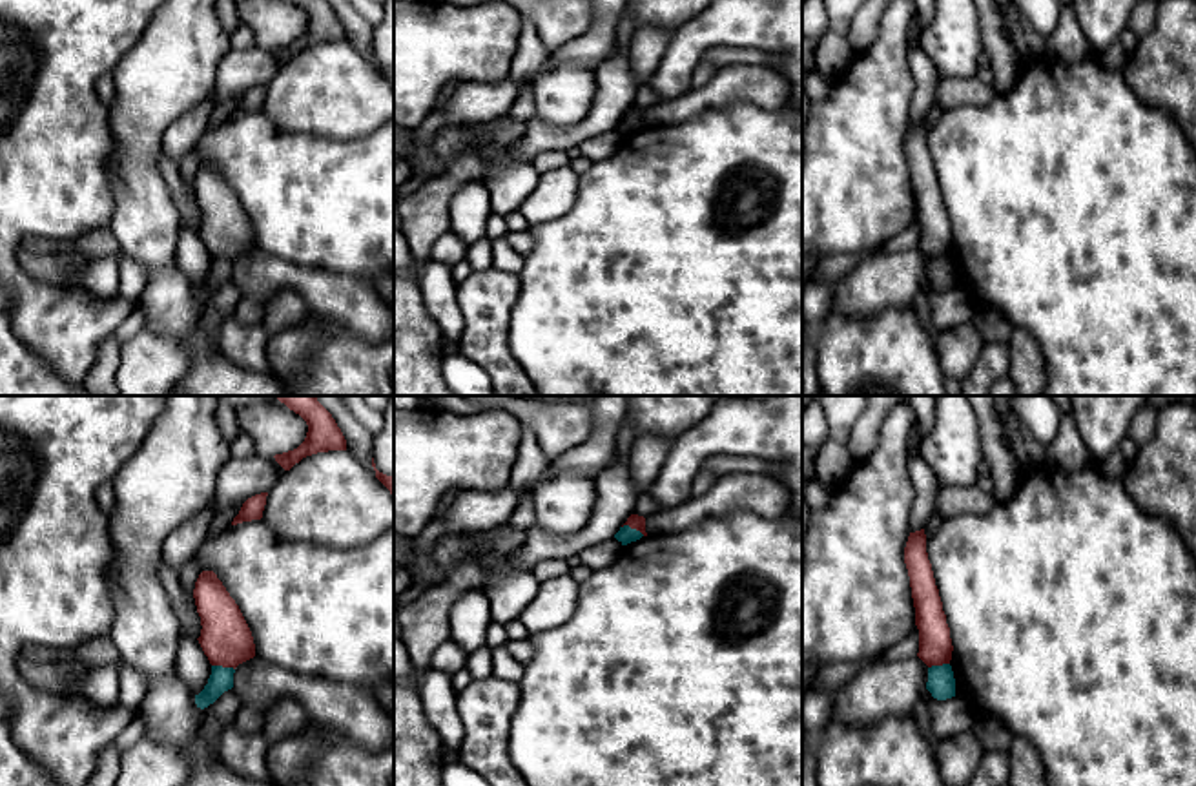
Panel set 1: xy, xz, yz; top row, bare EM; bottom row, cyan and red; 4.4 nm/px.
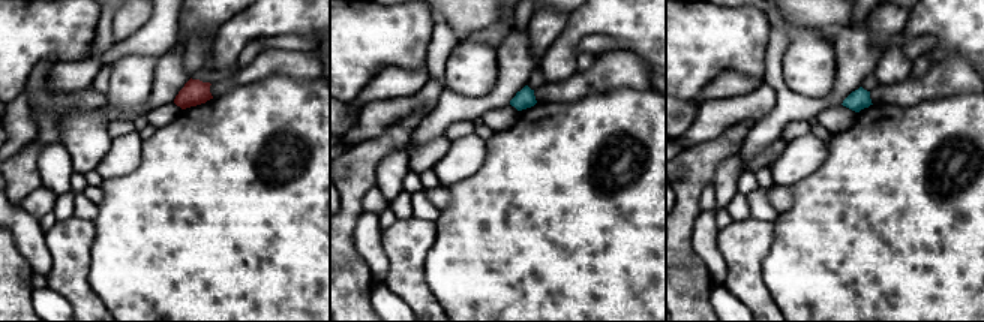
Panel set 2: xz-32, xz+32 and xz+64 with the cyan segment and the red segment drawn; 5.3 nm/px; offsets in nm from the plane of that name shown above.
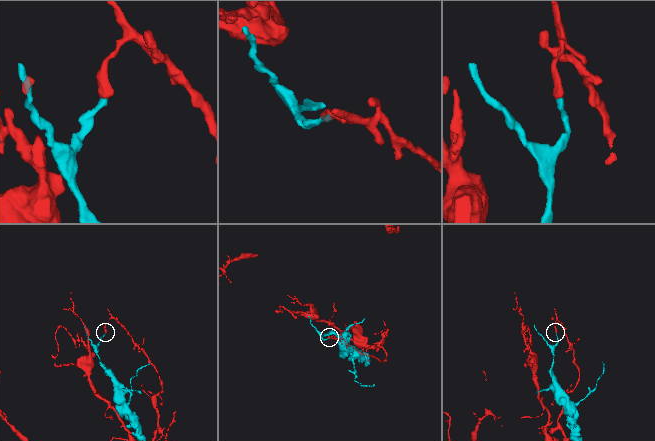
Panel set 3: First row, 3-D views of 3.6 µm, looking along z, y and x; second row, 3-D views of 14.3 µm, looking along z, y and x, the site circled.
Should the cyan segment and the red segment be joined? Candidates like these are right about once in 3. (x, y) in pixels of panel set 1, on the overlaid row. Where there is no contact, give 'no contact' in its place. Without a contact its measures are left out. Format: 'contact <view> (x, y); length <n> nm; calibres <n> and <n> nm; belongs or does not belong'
contact xy (221, 666); length 110 nm; calibres 110 and 220 nm; does not belong

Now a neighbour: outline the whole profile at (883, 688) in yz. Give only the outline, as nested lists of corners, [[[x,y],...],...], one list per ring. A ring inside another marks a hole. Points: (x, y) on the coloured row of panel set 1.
[[[919,658],[873,660],[835,689],[830,720],[873,726],[886,717],[908,715],[921,700],[928,666]]]

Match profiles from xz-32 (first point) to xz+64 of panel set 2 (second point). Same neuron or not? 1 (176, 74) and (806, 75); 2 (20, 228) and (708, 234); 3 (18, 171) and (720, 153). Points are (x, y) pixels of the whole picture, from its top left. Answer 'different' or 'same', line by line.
1: different
2: same
3: same

